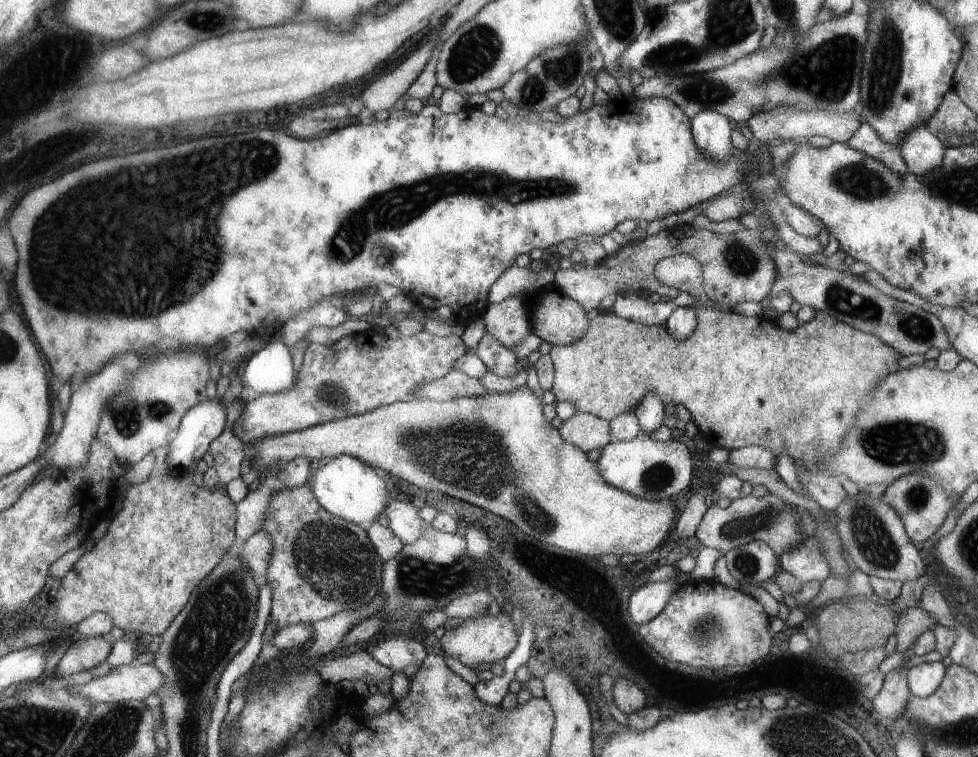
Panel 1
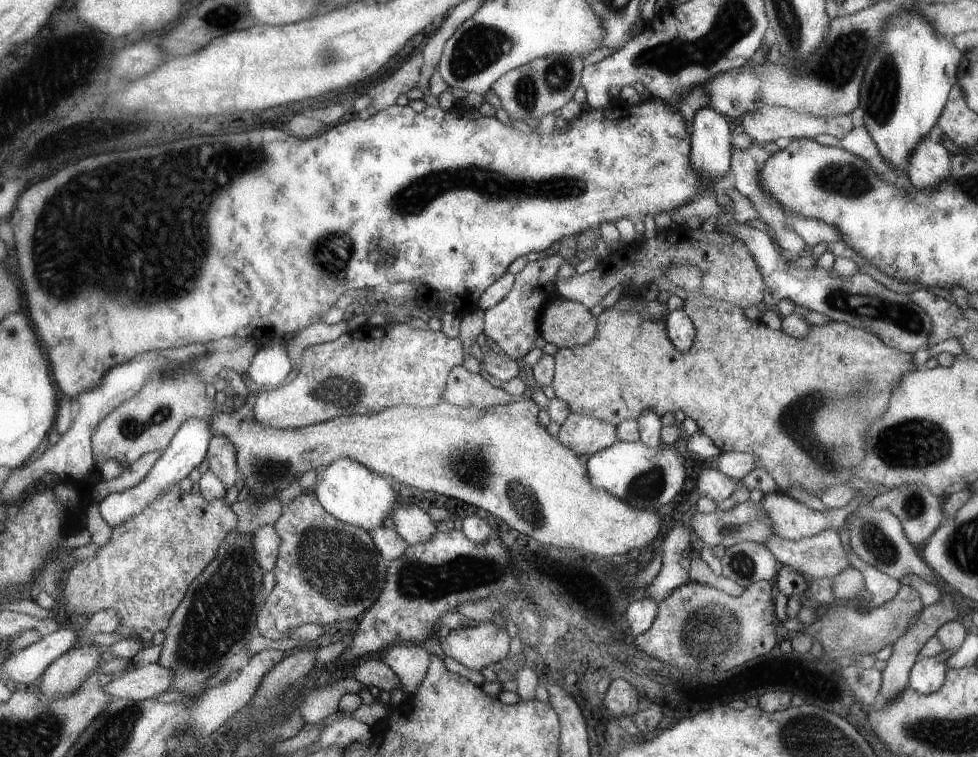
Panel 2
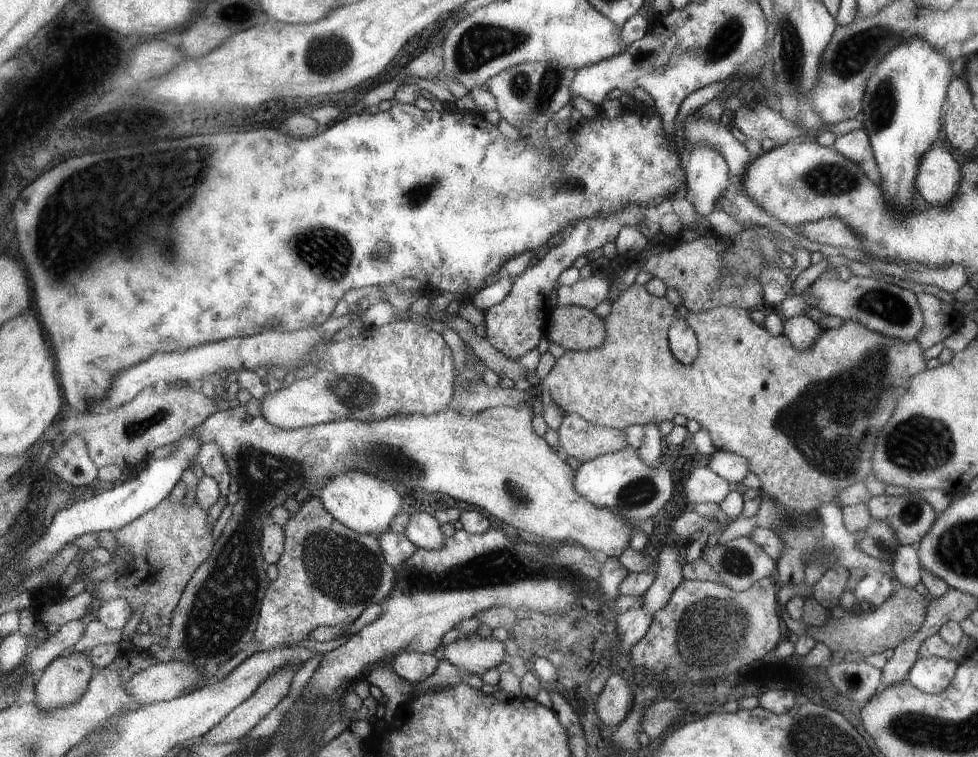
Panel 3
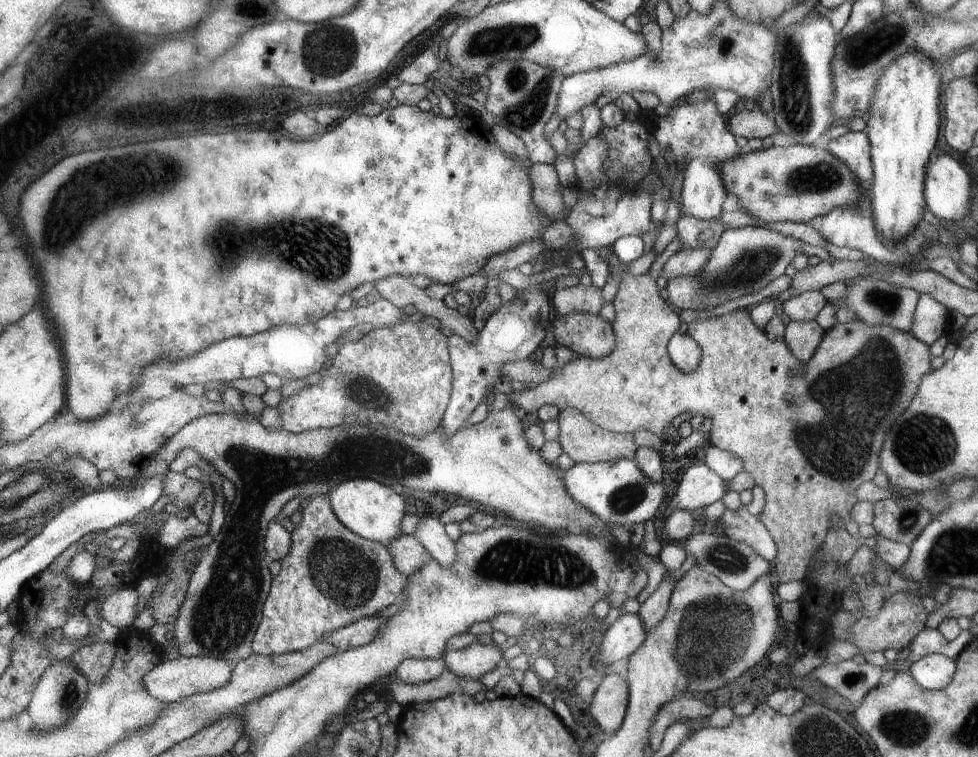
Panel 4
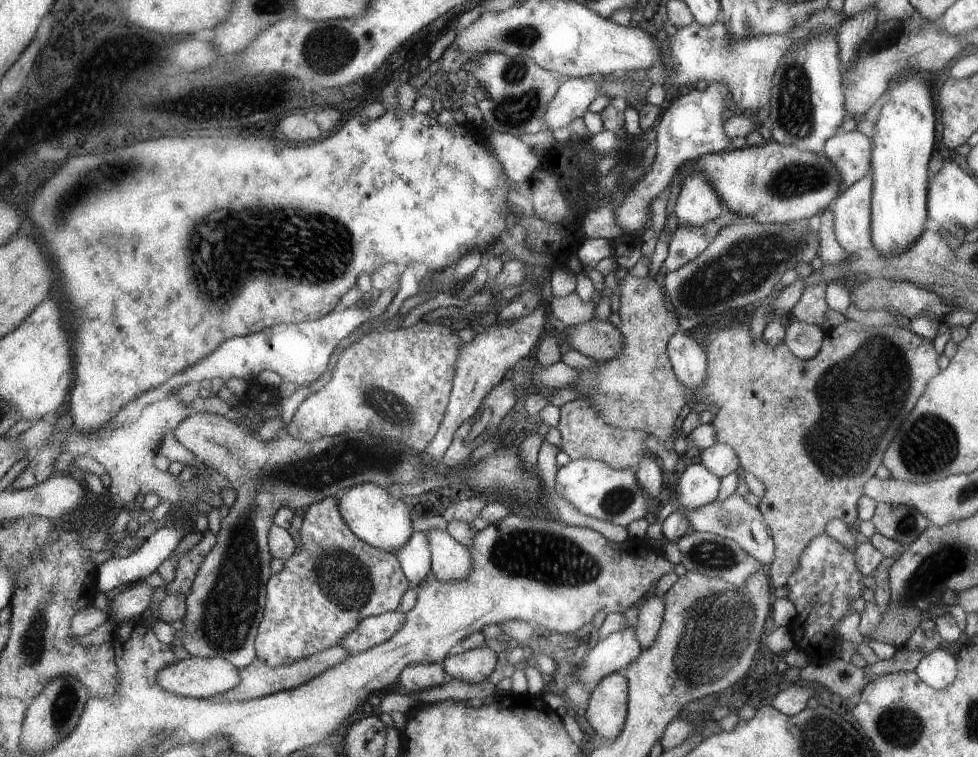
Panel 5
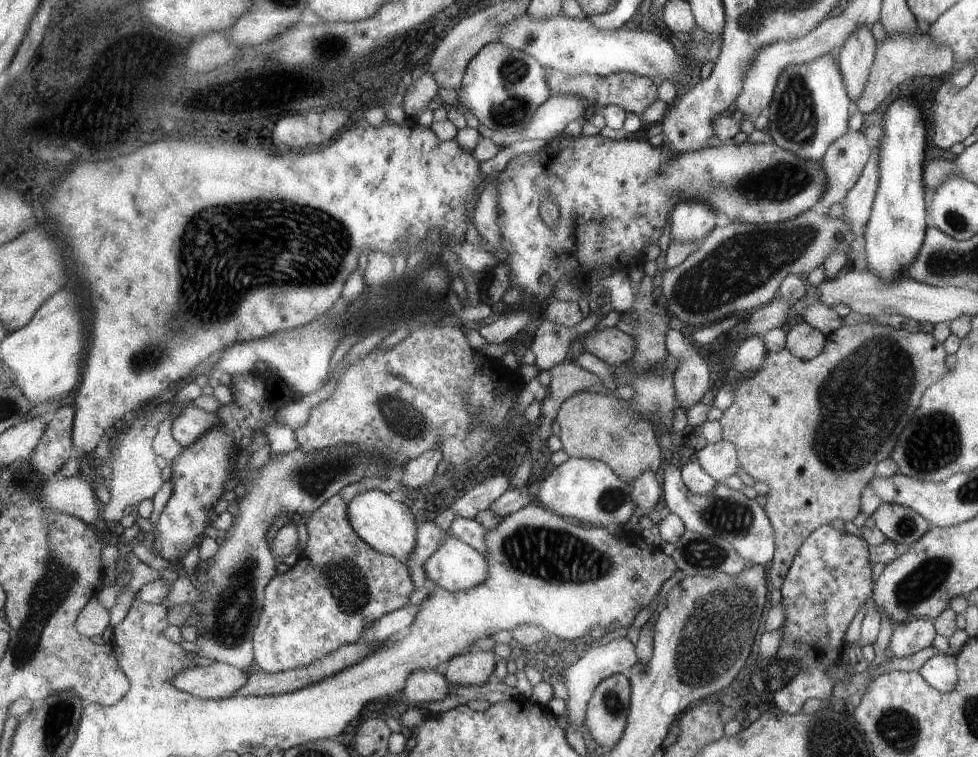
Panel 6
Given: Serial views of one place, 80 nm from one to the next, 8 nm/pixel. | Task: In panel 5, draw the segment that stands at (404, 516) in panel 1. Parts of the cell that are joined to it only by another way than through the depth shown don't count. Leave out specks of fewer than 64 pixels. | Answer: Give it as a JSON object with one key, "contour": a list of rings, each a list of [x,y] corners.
{"contour":[[[432,529],[427,532],[434,576],[446,583],[466,579],[474,569],[470,548],[461,544],[448,530]]]}

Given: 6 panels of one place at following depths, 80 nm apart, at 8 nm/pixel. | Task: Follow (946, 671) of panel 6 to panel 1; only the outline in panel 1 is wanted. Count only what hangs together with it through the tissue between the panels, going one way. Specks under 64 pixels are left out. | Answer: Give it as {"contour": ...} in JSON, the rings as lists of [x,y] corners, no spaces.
{"contour":[[[941,661],[921,663],[909,668],[905,674],[907,690],[915,698],[931,696],[940,685],[945,669]]]}

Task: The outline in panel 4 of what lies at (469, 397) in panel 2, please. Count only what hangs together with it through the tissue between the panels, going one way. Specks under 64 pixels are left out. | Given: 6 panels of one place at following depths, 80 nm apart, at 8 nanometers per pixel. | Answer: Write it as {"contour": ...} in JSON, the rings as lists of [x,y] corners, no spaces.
{"contour":[[[625,269],[621,271],[618,289],[612,302],[615,313],[615,320],[611,323],[615,338],[614,349],[608,355],[599,358],[576,355],[573,361],[568,362],[562,367],[555,368],[554,375],[548,381],[542,382],[535,388],[527,390],[518,386],[514,392],[507,396],[509,404],[513,401],[517,405],[524,407],[527,412],[537,412],[543,404],[554,404],[559,408],[560,412],[566,408],[575,407],[582,411],[588,419],[591,419],[605,430],[613,431],[614,433],[632,433],[634,430],[644,430],[652,432],[659,437],[664,436],[664,428],[669,426],[672,418],[677,416],[677,414],[681,414],[681,412],[691,412],[692,416],[697,414],[703,416],[705,419],[711,419],[710,444],[738,455],[742,459],[742,471],[749,473],[749,476],[754,480],[754,484],[759,485],[763,489],[764,506],[757,517],[768,530],[773,542],[776,544],[776,555],[770,562],[770,573],[775,578],[776,586],[787,581],[803,580],[812,555],[823,544],[829,517],[837,515],[844,524],[844,529],[853,538],[857,539],[859,537],[857,534],[858,524],[853,522],[849,516],[851,507],[856,503],[855,489],[862,482],[870,481],[875,476],[875,472],[878,470],[879,449],[882,448],[883,441],[886,440],[885,434],[887,434],[889,426],[907,408],[907,404],[909,404],[914,394],[918,391],[918,384],[921,382],[921,378],[932,371],[929,363],[933,357],[929,353],[929,346],[916,339],[910,331],[900,331],[880,324],[869,326],[863,321],[851,320],[846,323],[835,323],[830,329],[825,330],[811,358],[802,363],[791,354],[784,340],[770,339],[751,322],[745,311],[733,310],[705,320],[705,322],[693,321],[683,326],[702,350],[702,359],[699,361],[695,372],[683,373],[681,369],[671,362],[670,356],[667,356],[668,350],[665,350],[665,344],[667,344],[667,340],[670,340],[665,334],[667,334],[667,330],[671,332],[671,308],[661,298],[657,298],[657,284],[653,278],[649,277],[648,272],[642,275],[628,275],[625,271]]]}

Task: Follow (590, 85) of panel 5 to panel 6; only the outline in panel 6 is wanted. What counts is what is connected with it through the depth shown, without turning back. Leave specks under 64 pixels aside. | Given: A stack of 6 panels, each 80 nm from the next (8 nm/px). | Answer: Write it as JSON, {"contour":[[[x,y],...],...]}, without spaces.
{"contour":[[[559,94],[551,95],[532,116],[532,121],[521,134],[523,139],[541,139],[550,143],[555,137],[563,135],[563,130],[579,116],[584,116],[587,108],[585,100],[577,95]]]}

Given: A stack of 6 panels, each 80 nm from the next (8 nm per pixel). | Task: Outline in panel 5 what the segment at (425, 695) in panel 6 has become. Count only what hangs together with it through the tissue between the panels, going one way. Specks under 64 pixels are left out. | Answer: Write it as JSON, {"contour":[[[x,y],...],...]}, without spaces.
{"contour":[[[419,663],[407,666],[398,681],[409,693],[421,693],[445,684],[447,679],[444,663]]]}

